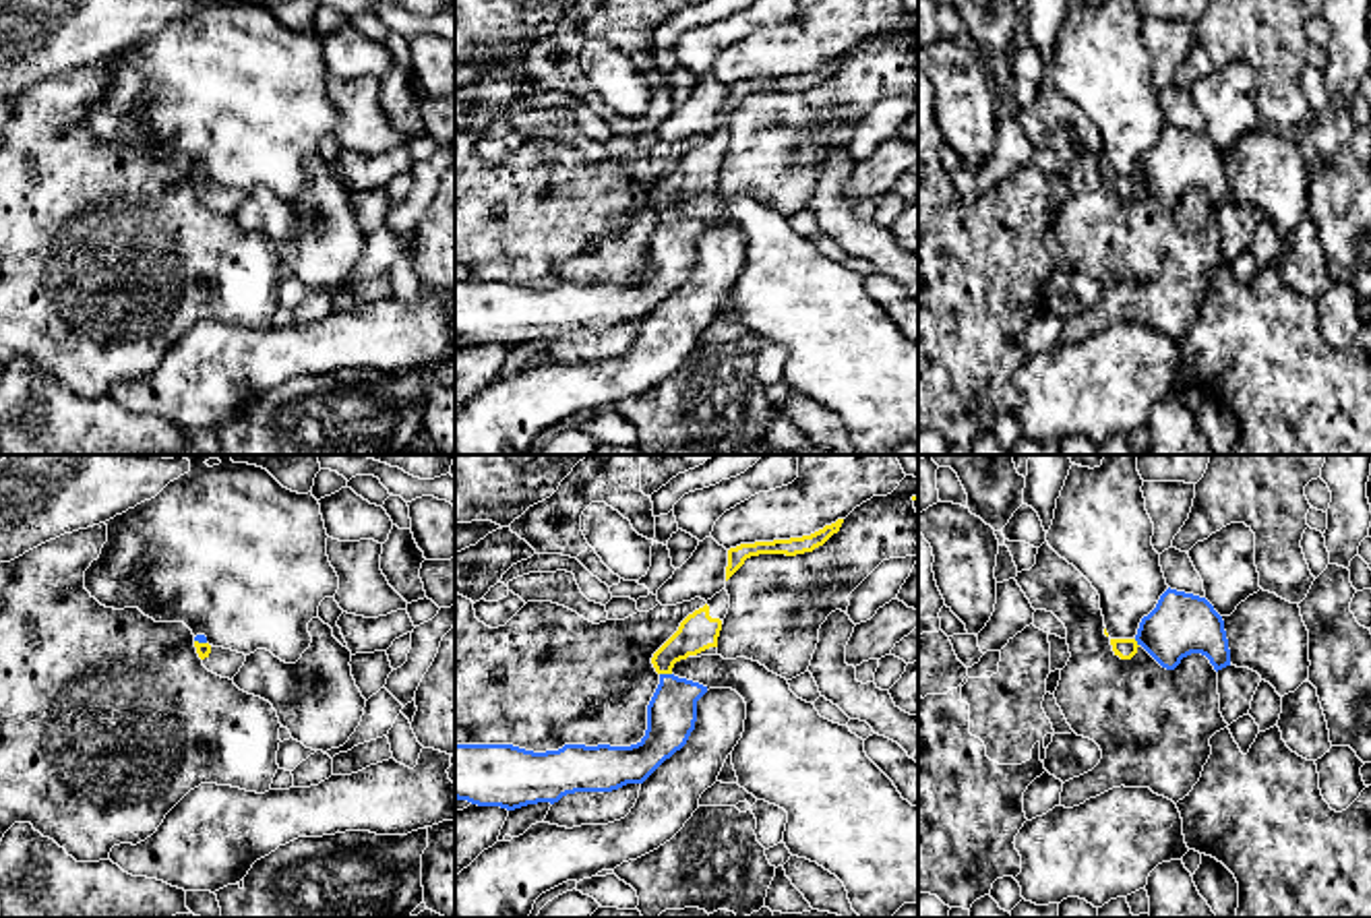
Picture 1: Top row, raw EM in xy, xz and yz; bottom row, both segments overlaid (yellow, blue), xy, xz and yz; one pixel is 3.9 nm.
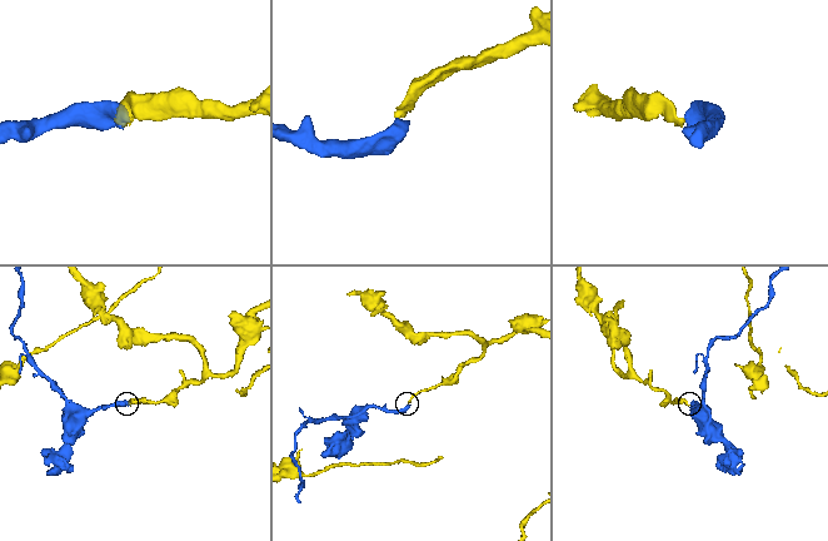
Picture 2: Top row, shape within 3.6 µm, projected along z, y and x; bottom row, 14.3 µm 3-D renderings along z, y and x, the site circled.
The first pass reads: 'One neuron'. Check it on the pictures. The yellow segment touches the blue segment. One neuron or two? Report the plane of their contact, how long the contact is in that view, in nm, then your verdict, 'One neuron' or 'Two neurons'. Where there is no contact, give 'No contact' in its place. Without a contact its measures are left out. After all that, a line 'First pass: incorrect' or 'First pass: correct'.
Touches yellow in xz. Shared border 50 nm. One neuron
First pass: correct

